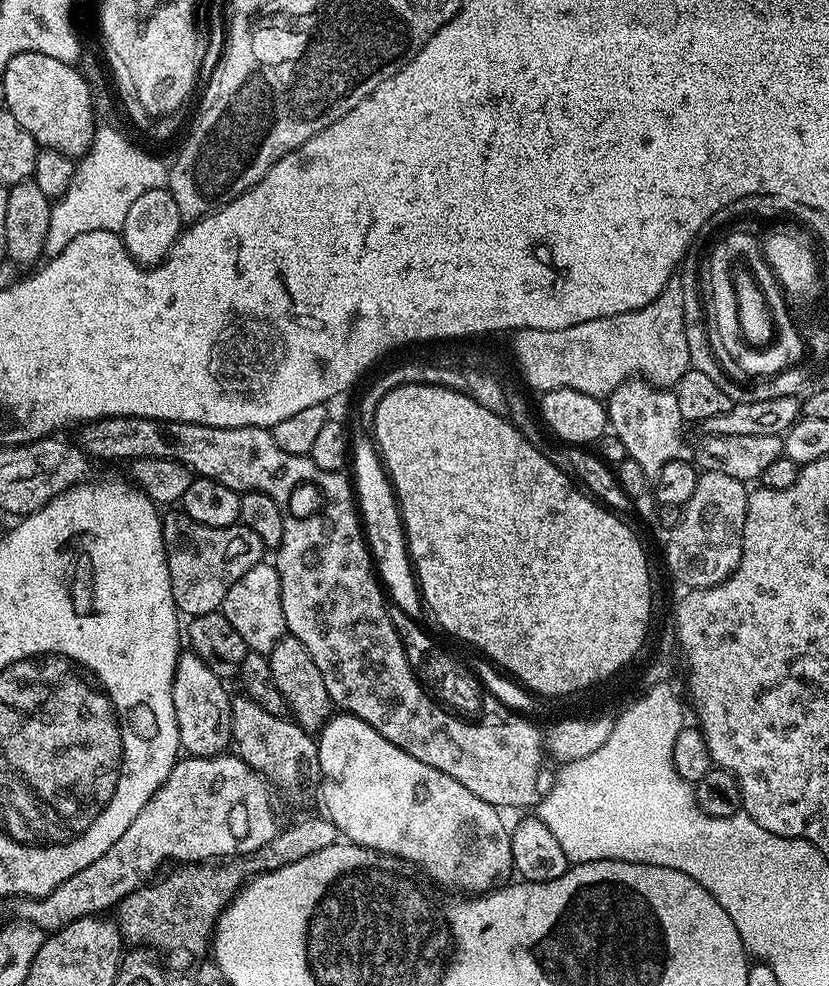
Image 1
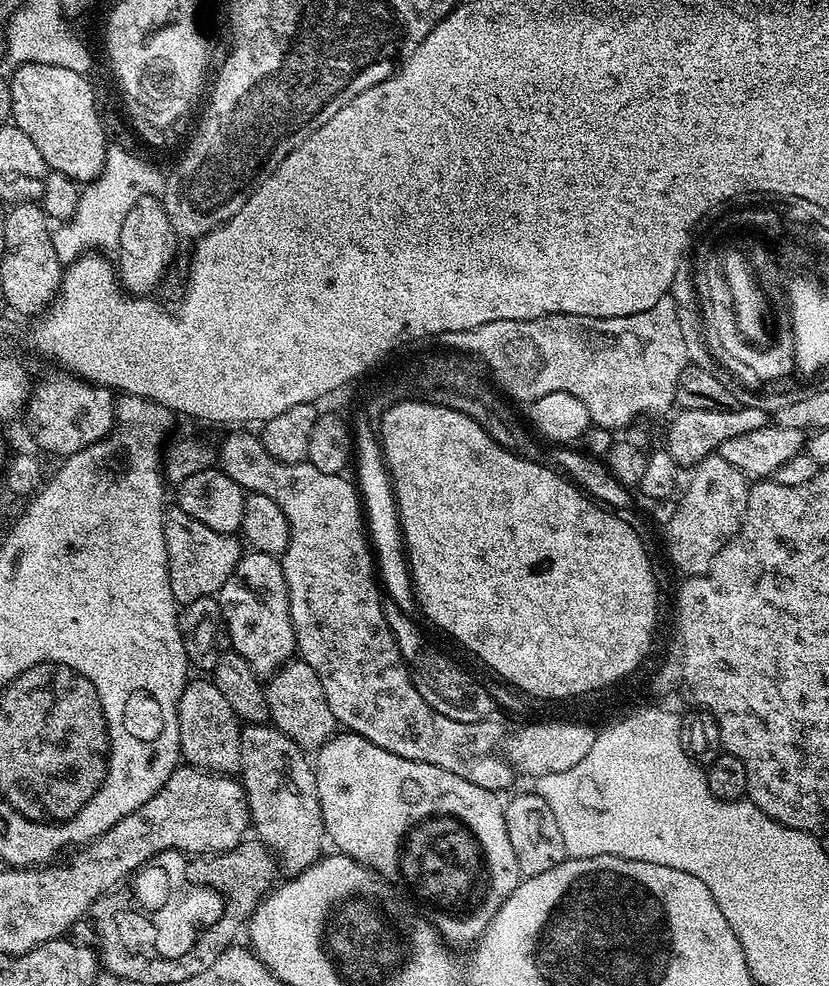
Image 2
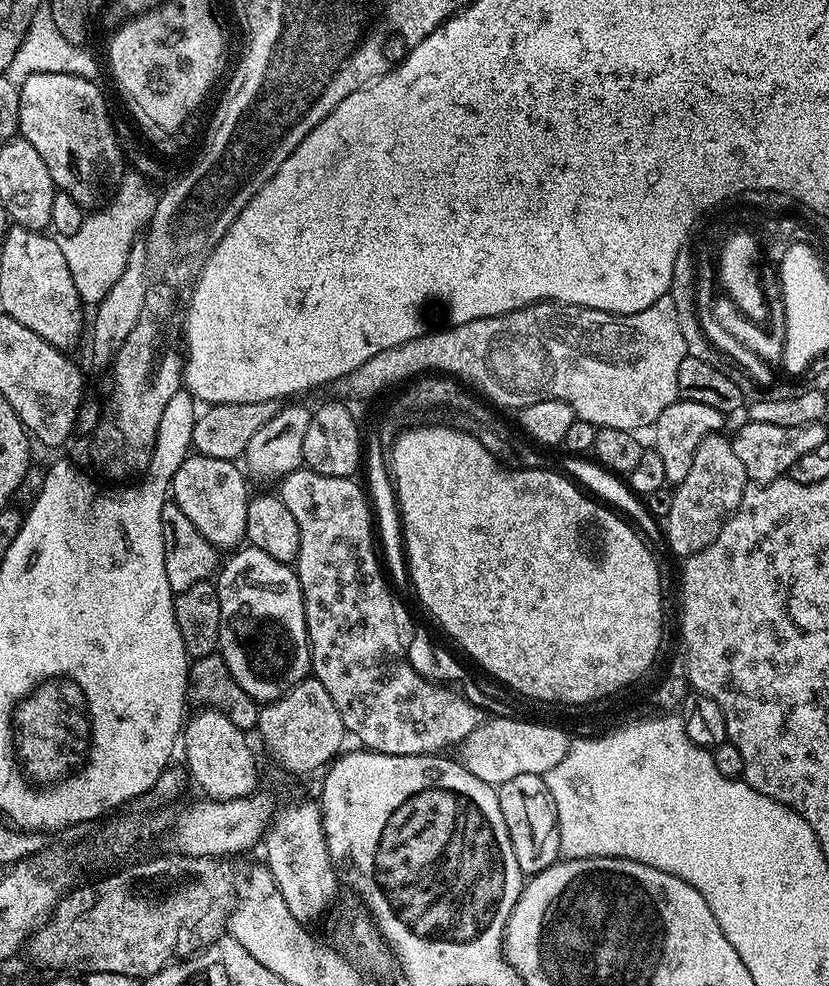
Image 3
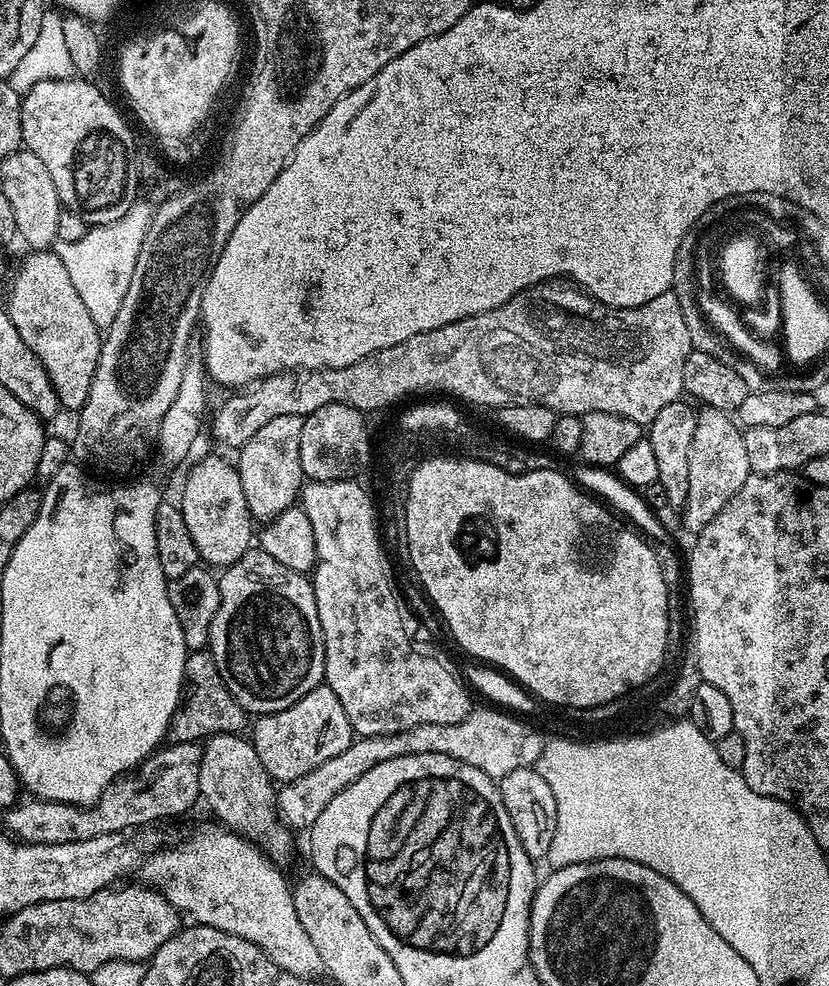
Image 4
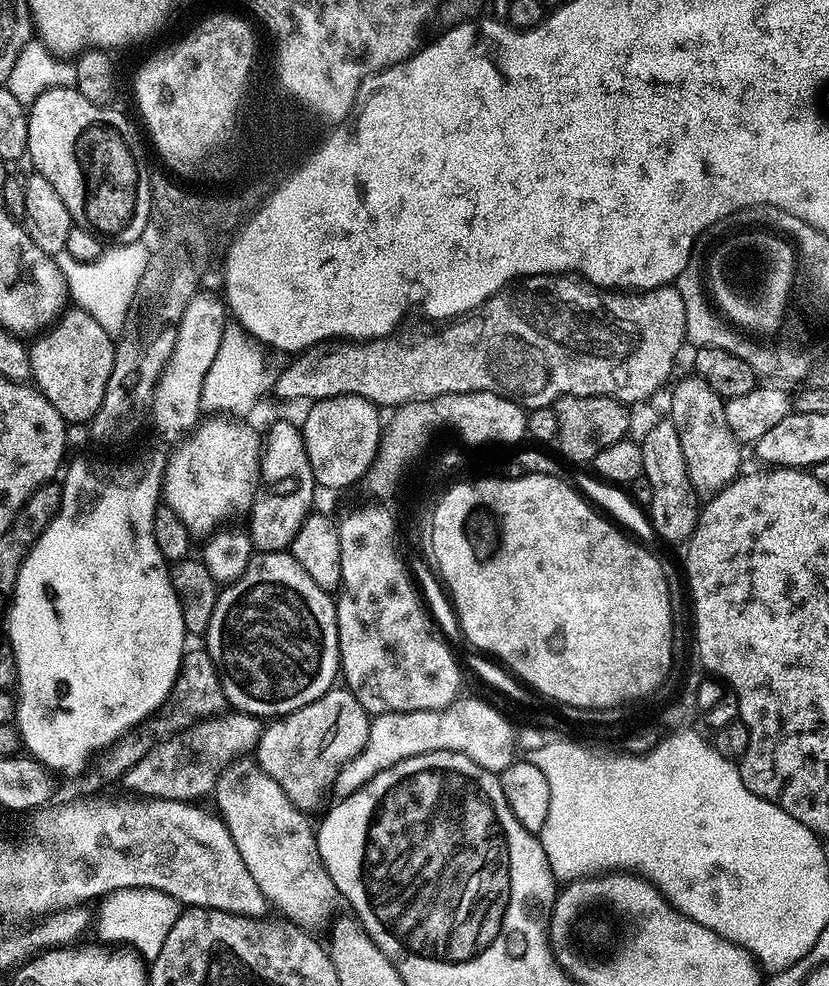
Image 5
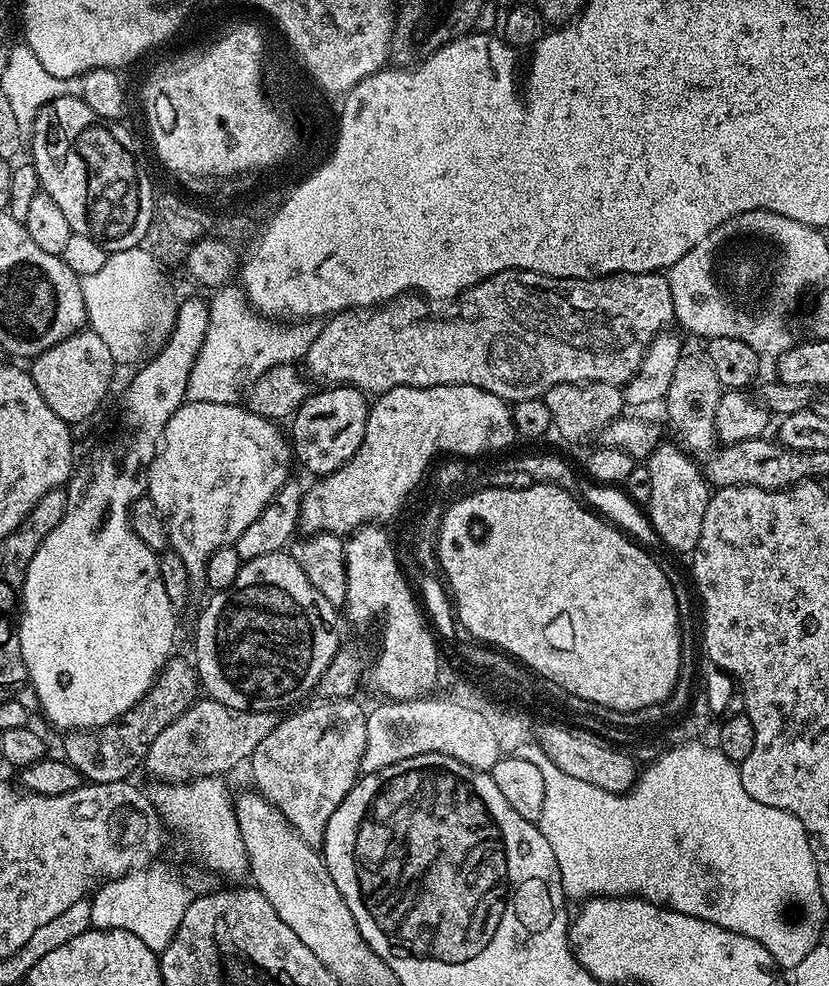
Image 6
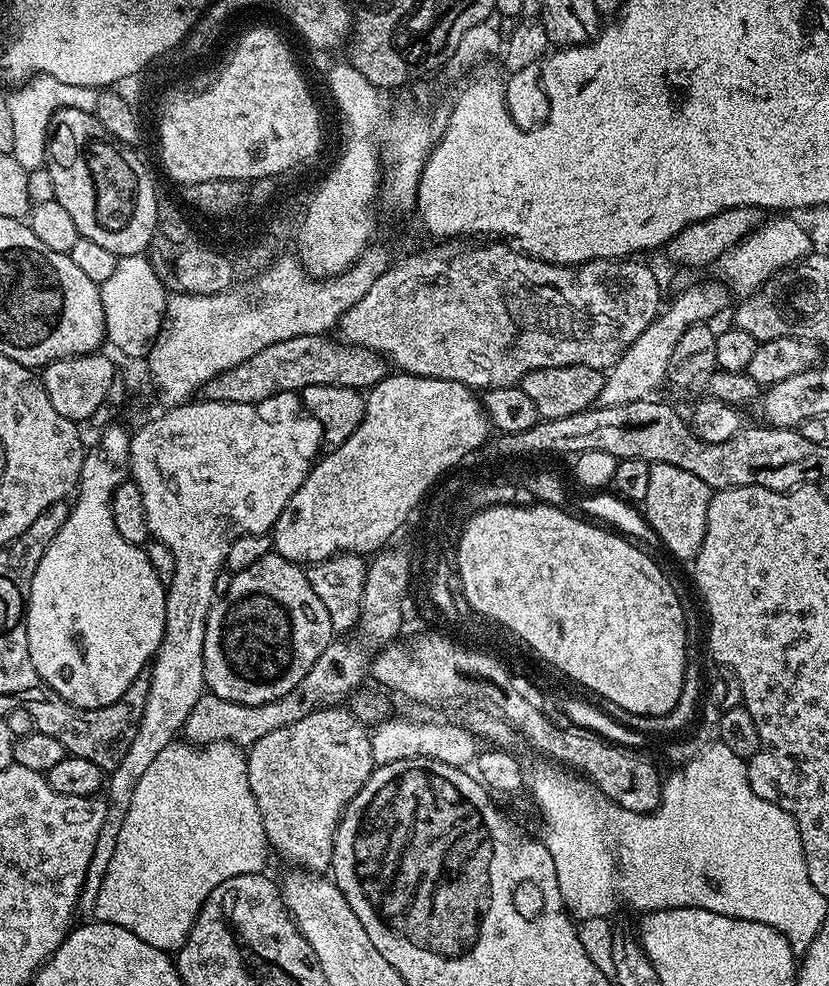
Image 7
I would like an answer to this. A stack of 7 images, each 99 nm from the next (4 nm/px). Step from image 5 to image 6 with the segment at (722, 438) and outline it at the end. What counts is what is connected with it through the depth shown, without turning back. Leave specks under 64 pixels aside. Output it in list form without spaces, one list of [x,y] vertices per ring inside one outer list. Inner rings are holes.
[[[684,354],[680,357],[666,397],[668,420],[672,423],[673,430],[680,435],[678,438],[683,447],[697,457],[707,457],[717,447],[714,414],[718,411],[721,391],[718,378],[714,374],[714,366],[710,366],[708,359],[703,355]]]

